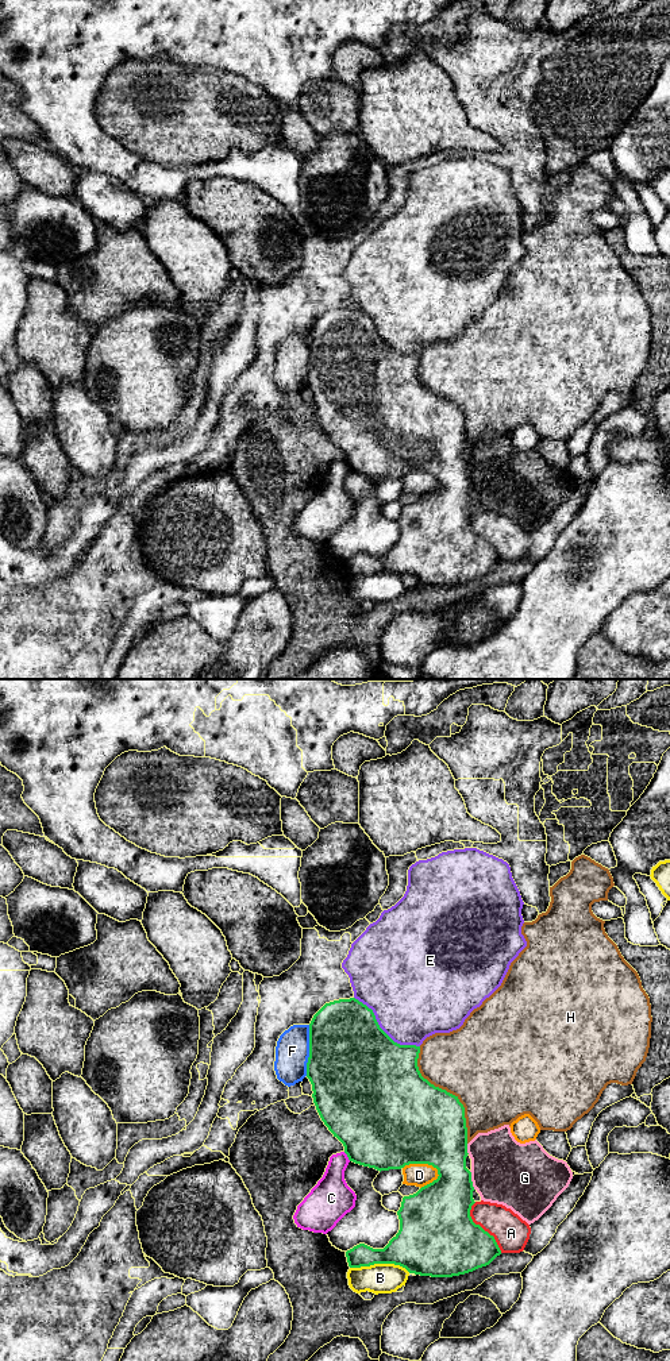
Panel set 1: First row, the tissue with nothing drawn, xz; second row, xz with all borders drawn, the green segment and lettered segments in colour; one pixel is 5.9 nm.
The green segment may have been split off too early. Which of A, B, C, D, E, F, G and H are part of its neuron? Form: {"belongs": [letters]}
{"belongs": []}

